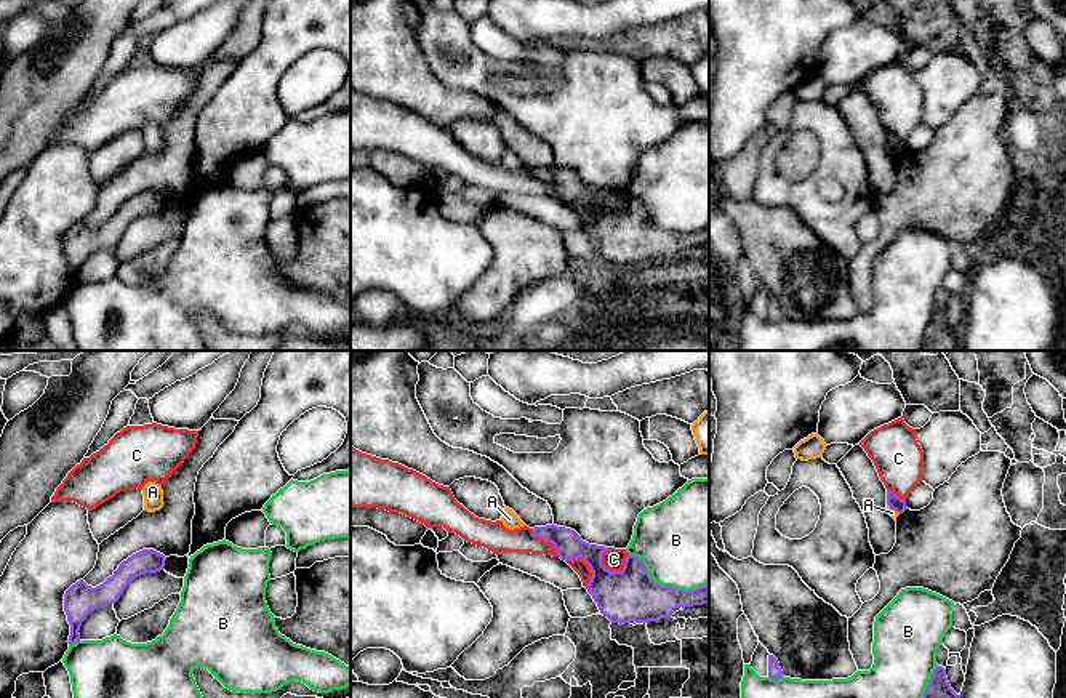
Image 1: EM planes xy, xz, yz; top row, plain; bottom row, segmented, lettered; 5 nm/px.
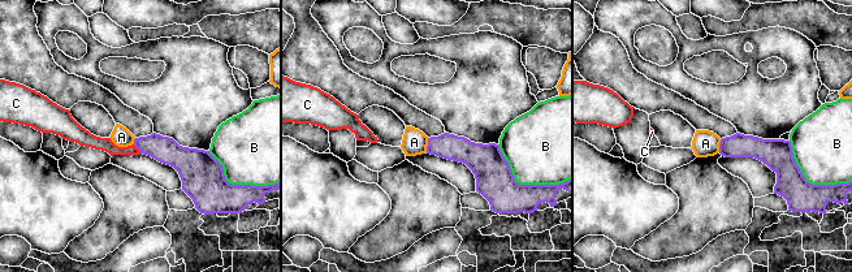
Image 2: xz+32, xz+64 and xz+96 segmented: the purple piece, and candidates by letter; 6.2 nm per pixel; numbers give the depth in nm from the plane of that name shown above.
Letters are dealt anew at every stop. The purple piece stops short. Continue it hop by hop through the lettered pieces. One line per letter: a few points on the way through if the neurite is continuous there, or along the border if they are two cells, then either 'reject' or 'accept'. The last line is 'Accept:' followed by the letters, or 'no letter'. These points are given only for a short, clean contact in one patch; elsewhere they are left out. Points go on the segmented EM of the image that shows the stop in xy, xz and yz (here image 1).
A: along yz (887, 503), (898, 514) | reject
B: reject
C: reject
Accept: no letter

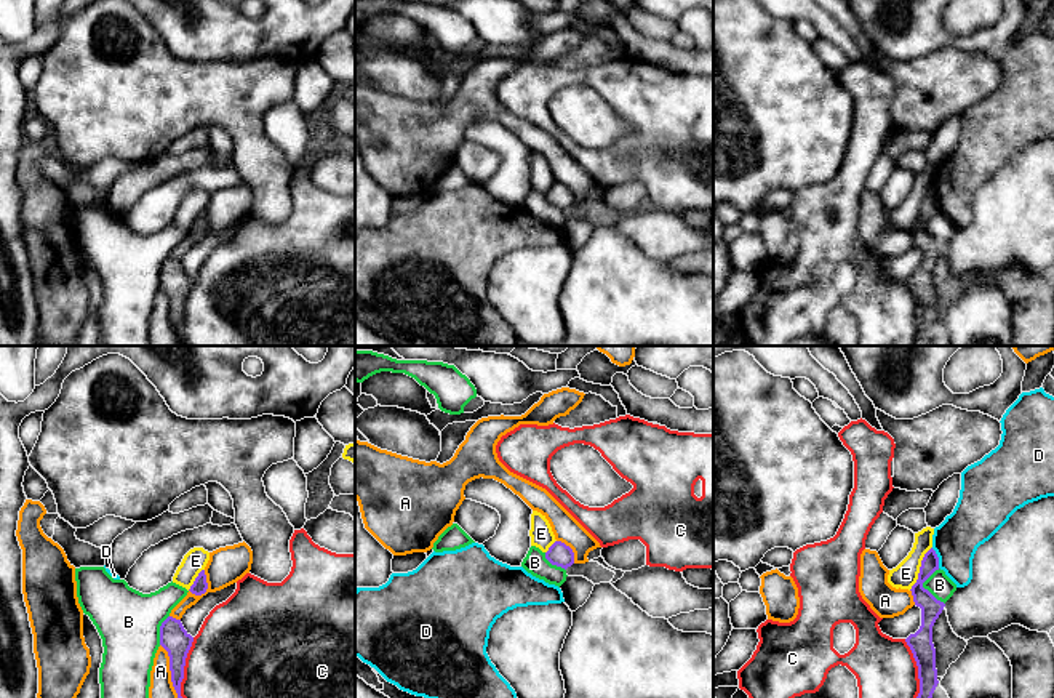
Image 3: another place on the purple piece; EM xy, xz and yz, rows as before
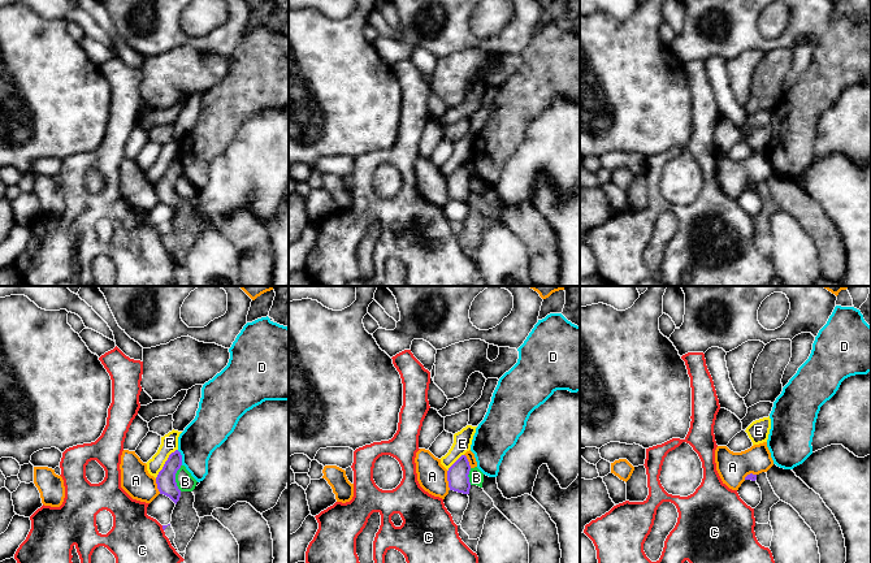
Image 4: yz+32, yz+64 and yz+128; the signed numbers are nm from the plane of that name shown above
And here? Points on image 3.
A: reject
B: reject
C: reject
D: reject
E: along yz (931, 546), (922, 561), (917, 581), (909, 589) | reject
Accept: no letter

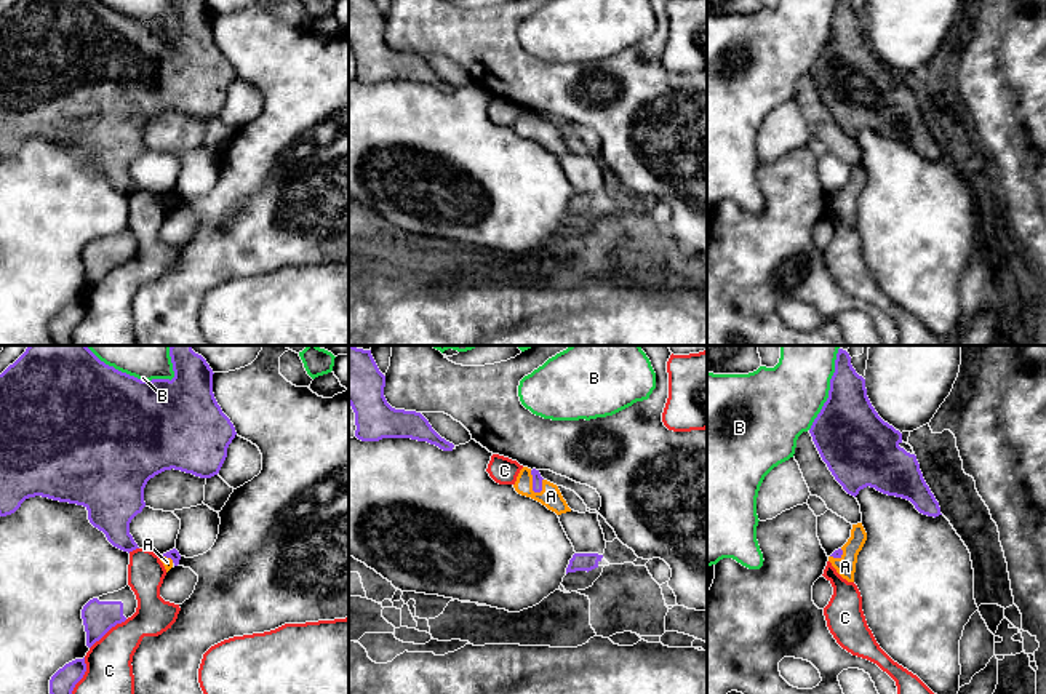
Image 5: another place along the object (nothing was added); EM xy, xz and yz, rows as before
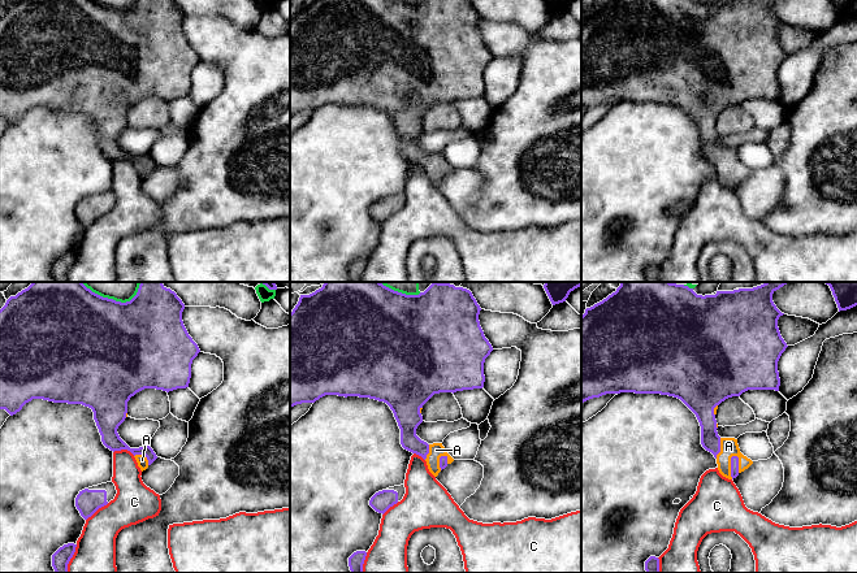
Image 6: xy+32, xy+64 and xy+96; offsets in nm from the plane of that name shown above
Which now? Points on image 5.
A: across xz (536, 477), (533, 483), (534, 491), (550, 496) | accept
B: reject
C: reject
Accept: A

